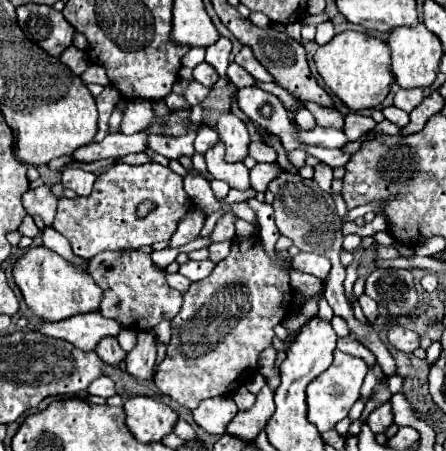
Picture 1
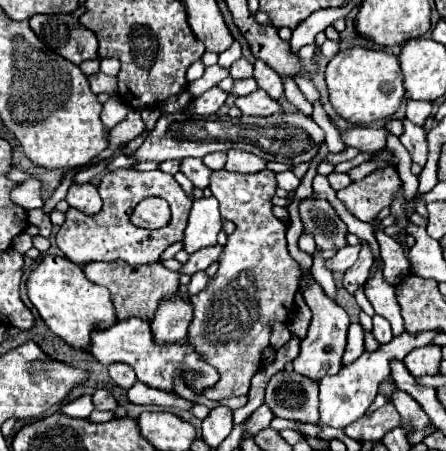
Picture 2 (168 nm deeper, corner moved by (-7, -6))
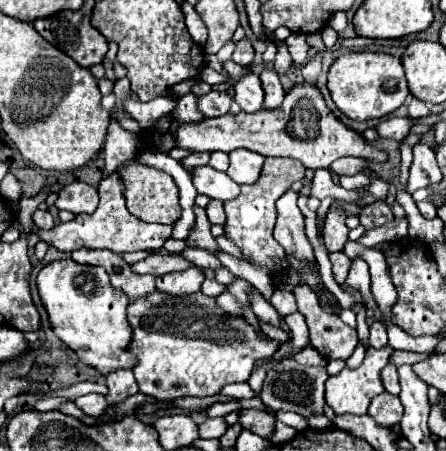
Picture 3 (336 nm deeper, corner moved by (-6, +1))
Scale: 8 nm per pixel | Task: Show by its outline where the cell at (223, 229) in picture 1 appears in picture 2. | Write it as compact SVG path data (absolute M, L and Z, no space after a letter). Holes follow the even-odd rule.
M219 244L217 246L209 246L209 248L201 248L201 250L197 250L197 252L193 252L189 256L189 260L181 266L179 274L193 276L199 270L207 270L213 262L217 262L219 254L221 254L221 246Z

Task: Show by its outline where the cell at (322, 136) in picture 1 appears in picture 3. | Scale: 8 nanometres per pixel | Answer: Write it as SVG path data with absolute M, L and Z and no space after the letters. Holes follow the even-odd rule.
M392 117L392 119L386 119L382 123L376 125L376 133L382 137L382 139L394 139L394 141L402 141L408 131L410 131L410 121L408 119L400 119L400 117Z

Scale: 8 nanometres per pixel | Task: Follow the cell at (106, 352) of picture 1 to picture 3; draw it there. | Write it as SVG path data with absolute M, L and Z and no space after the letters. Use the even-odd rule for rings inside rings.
M118 369L118 371L112 371L110 375L106 375L106 383L108 383L108 389L110 393L106 395L106 401L108 405L114 405L114 403L120 403L124 401L126 397L138 393L138 383L132 375L132 371L128 369Z

